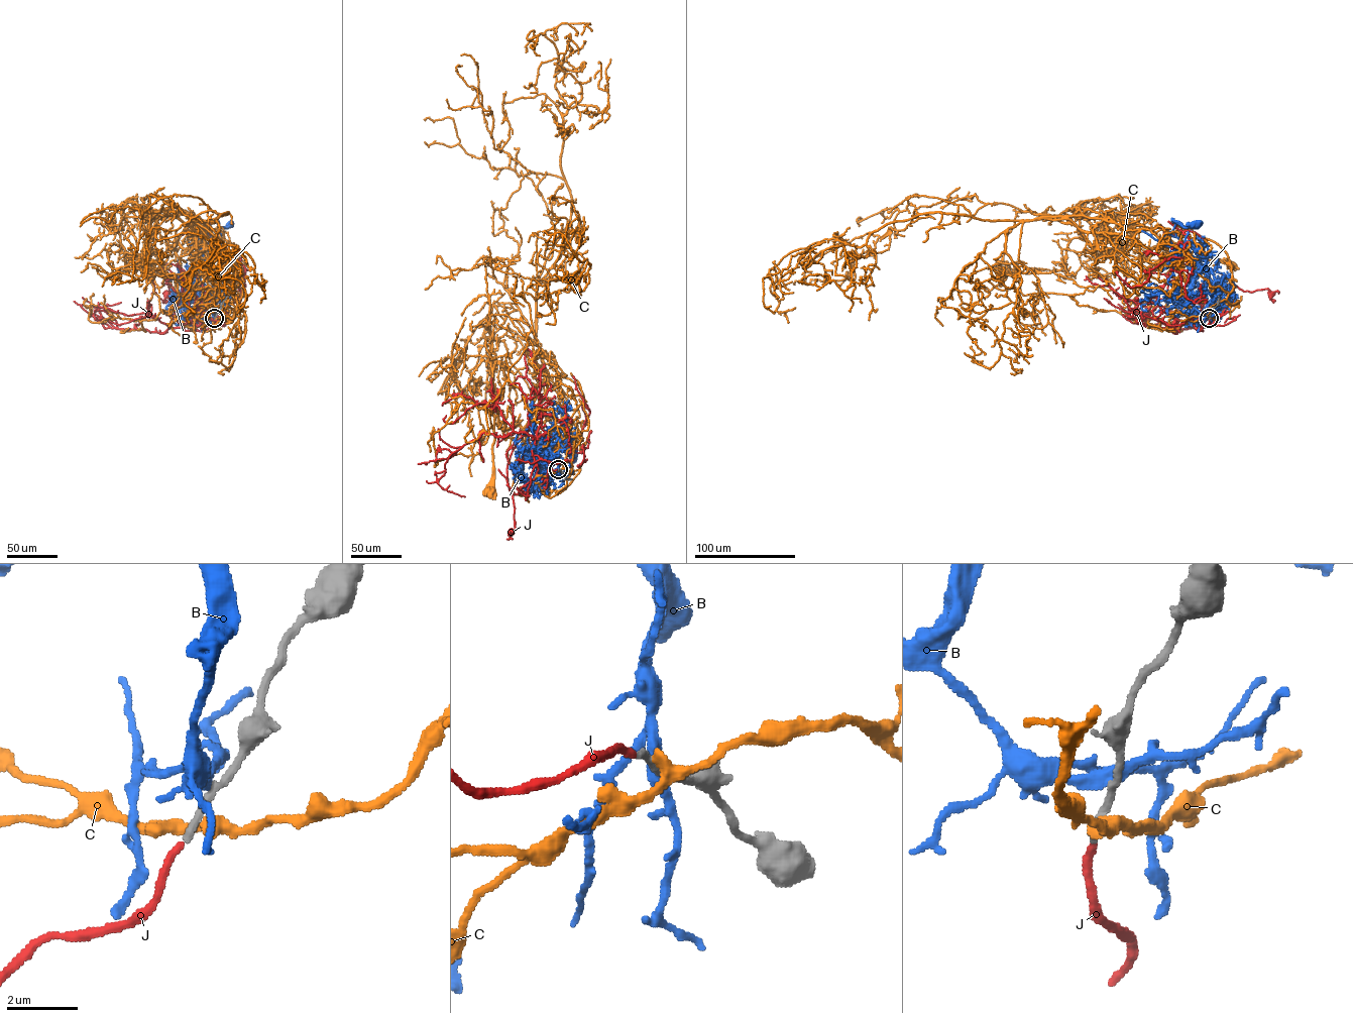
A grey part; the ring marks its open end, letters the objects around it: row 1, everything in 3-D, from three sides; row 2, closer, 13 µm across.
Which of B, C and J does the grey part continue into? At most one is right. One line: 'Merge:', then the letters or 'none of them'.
Merge: J

